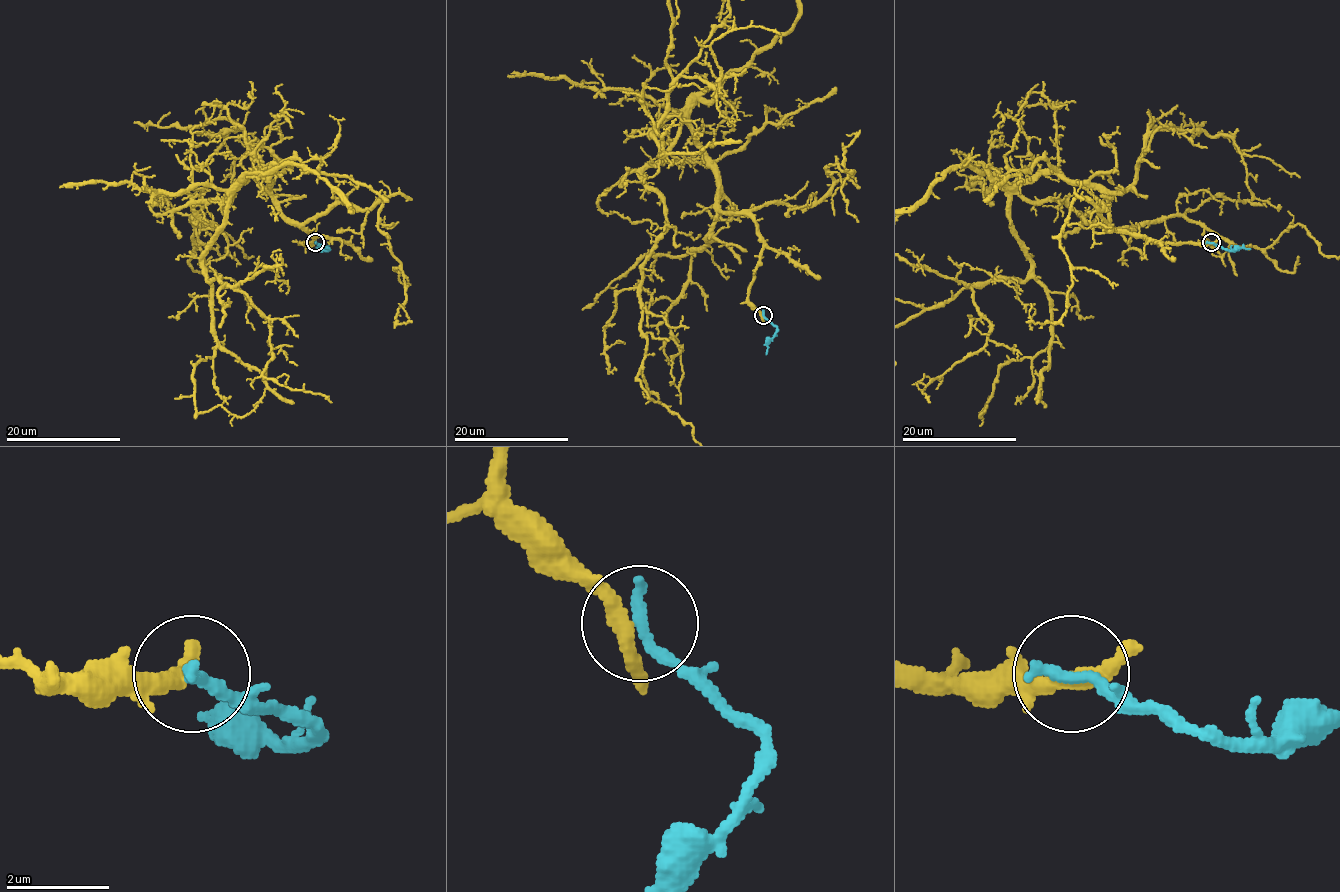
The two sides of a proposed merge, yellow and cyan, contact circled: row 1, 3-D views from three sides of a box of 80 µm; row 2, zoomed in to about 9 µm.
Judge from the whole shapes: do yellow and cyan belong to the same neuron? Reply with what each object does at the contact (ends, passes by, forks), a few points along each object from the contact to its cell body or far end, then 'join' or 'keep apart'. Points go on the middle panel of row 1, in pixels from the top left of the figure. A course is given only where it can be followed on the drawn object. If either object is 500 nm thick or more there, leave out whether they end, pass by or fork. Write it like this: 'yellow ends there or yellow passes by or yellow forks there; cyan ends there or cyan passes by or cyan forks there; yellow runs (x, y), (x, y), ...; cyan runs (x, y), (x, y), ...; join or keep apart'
yellow passes by; cyan ends there; yellow runs (763, 314), (761, 236), (682, 122), (642, 173), (665, 233), (642, 372); cyan runs (763, 314), (776, 327), (766, 355); keep apart

